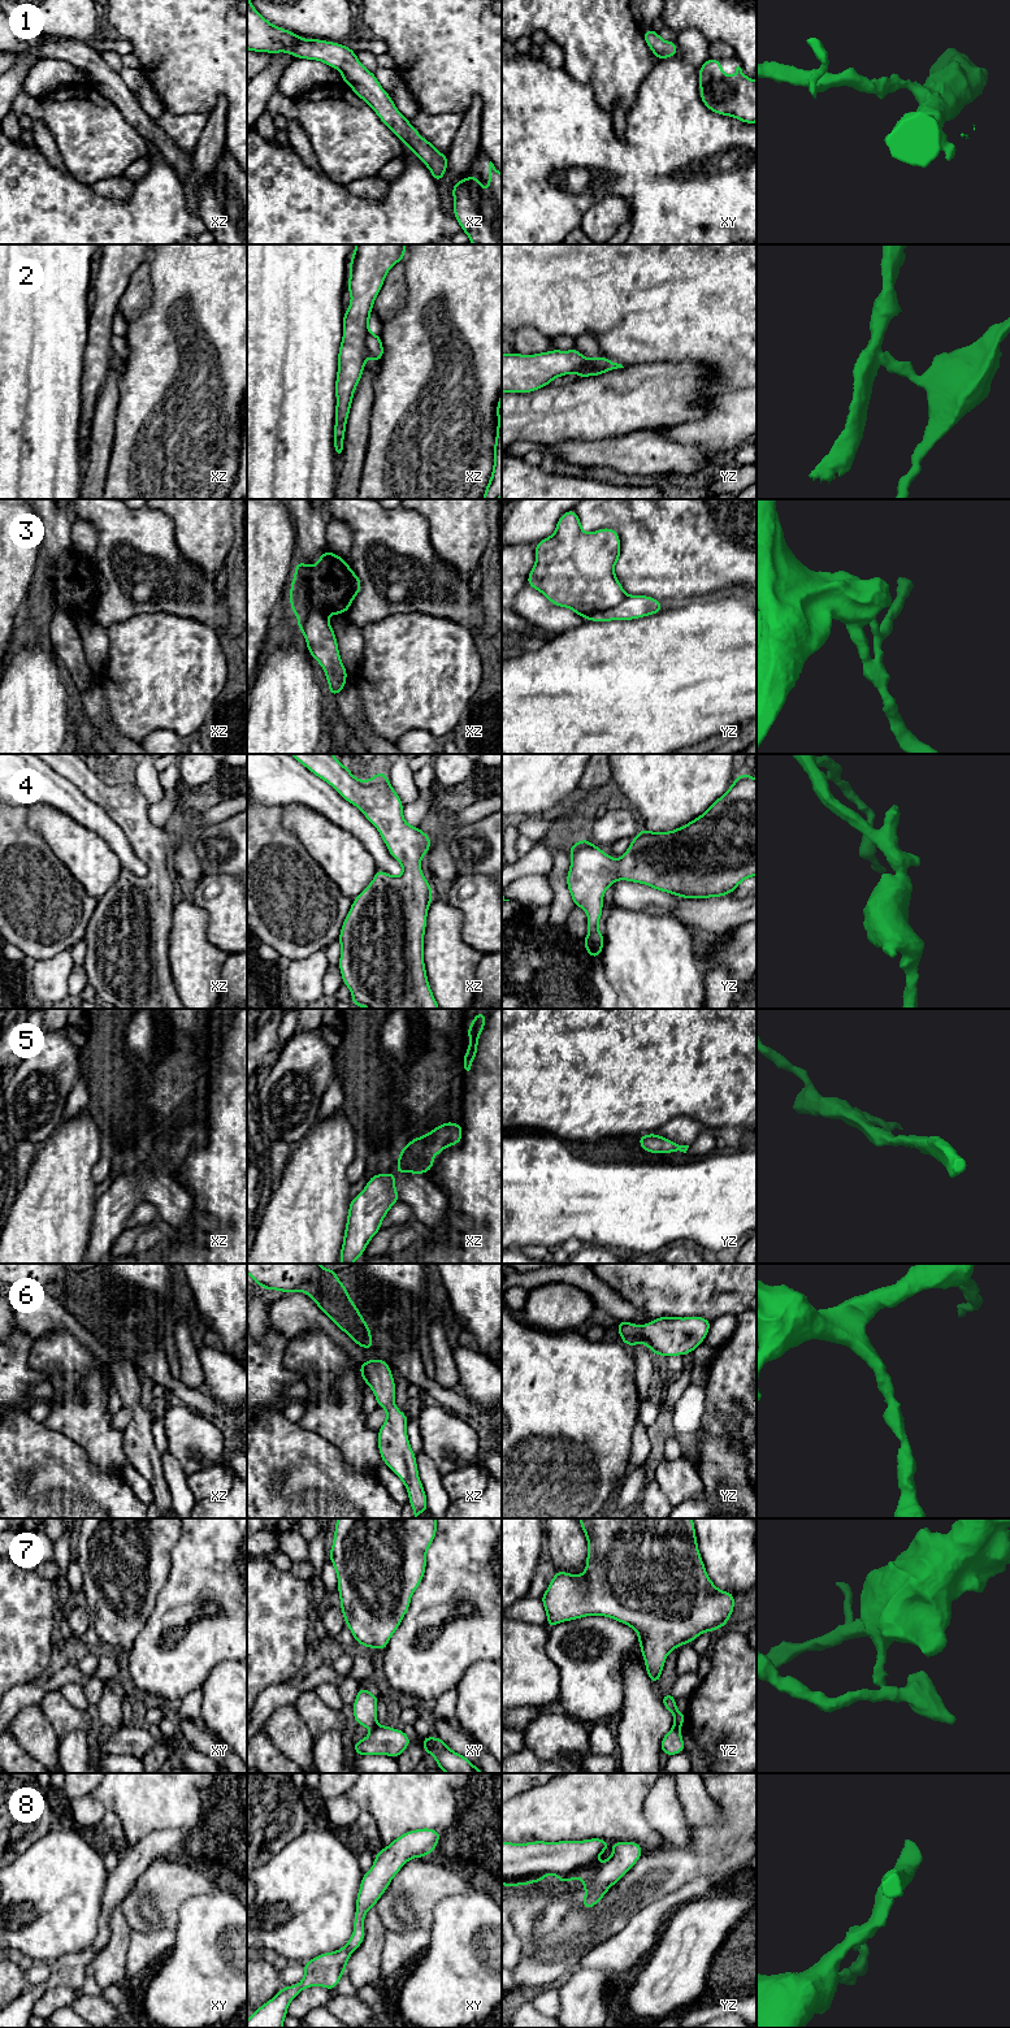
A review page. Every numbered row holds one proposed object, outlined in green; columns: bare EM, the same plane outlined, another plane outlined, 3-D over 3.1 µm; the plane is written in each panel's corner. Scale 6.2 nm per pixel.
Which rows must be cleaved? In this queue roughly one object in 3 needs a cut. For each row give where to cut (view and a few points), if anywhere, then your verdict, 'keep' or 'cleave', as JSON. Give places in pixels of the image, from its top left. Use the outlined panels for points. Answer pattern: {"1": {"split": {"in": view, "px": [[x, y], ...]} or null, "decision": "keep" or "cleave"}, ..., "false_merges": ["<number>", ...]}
{"1": {"split": null, "decision": "keep"}, "2": {"split": {"in": "yz", "px": [[593, 360], [598, 368], [603, 368], [608, 363]]}, "decision": "cleave"}, "3": {"split": {"in": "yz", "px": [[627, 596], [615, 606], [595, 610], [585, 618]]}, "decision": "cleave"}, "4": {"split": null, "decision": "keep"}, "5": {"split": null, "decision": "keep"}, "6": {"split": null, "decision": "keep"}, "7": {"split": {"in": "yz", "px": [[673, 1725], [679, 1728]]}, "decision": "cleave"}, "8": {"split": null, "decision": "keep"}, "false_merges": ["2", "3", "7"]}

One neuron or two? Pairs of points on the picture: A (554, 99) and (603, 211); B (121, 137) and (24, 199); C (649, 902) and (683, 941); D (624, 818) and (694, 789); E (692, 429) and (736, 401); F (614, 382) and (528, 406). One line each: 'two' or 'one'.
A: two
B: two
C: two
D: two
E: one
F: one

